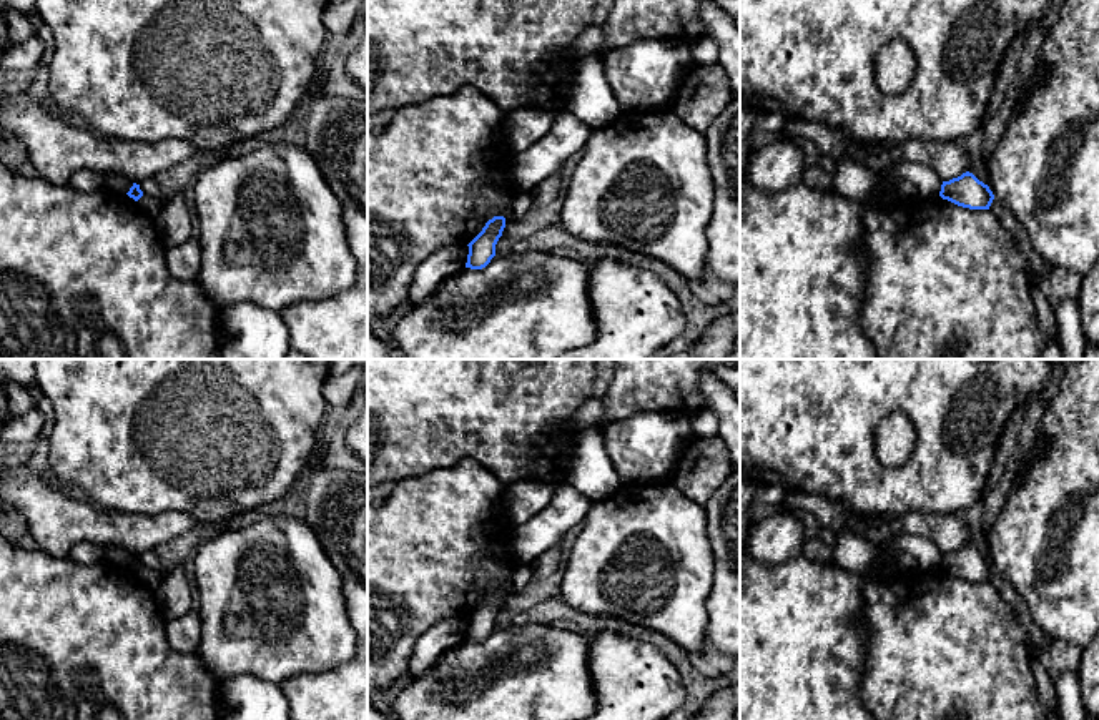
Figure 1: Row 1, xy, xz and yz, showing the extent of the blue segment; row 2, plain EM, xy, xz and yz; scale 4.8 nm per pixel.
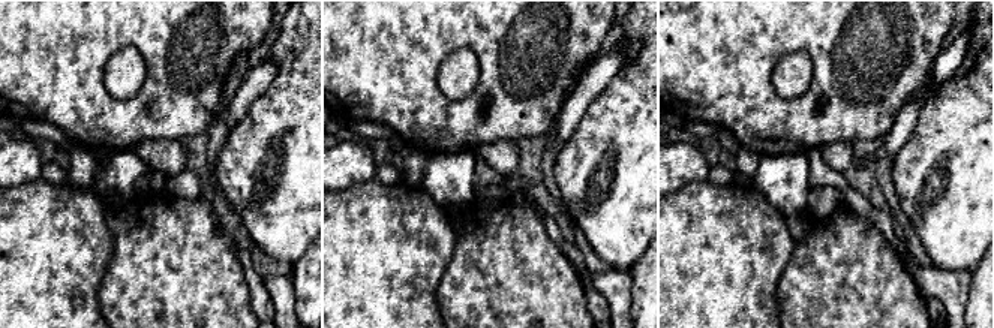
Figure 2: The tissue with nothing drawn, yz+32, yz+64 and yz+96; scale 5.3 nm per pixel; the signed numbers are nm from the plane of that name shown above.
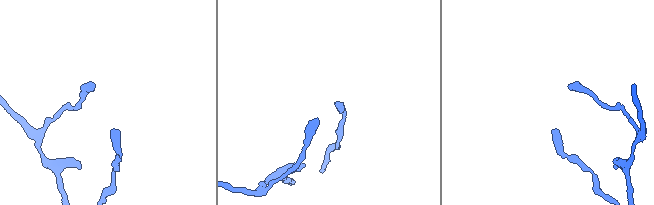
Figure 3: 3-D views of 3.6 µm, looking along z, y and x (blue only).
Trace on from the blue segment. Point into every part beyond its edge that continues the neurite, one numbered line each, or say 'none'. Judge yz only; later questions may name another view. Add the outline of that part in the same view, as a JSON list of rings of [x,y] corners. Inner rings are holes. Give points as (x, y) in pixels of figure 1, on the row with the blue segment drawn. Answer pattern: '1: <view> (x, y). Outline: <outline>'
none

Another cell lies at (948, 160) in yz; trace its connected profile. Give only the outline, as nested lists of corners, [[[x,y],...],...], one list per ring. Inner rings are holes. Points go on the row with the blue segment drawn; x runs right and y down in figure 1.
[[[790,118],[783,133],[786,138],[806,138],[813,141],[821,155],[850,158],[878,173],[896,161],[906,161],[931,168],[941,181],[949,181],[969,170],[968,151],[958,141],[909,140],[903,145],[861,145],[845,136],[838,128],[820,121]]]

